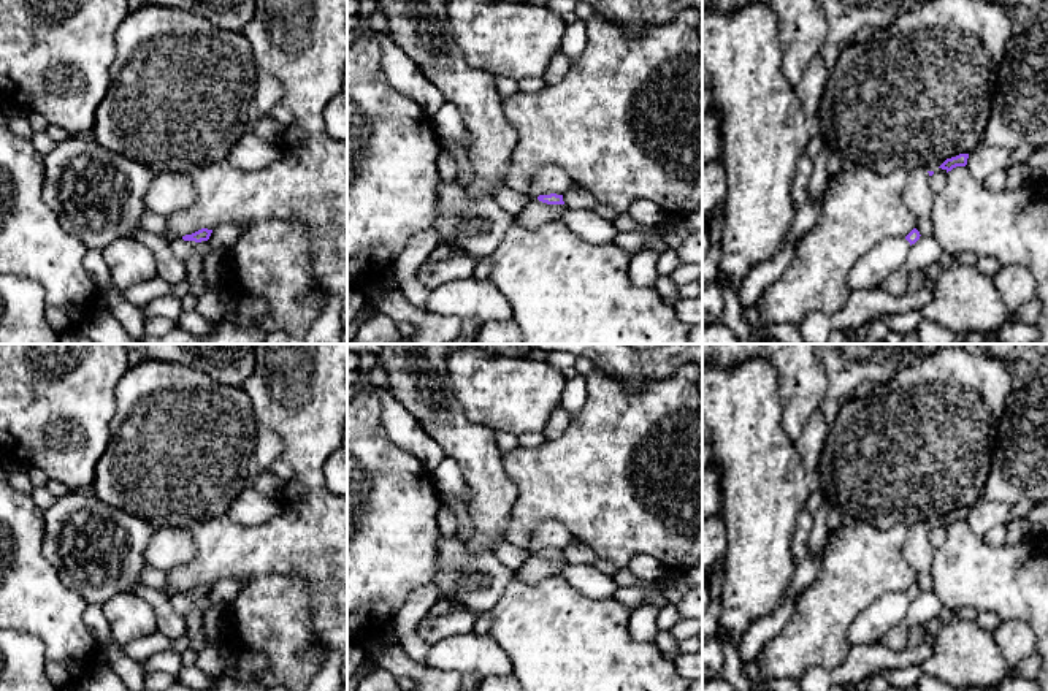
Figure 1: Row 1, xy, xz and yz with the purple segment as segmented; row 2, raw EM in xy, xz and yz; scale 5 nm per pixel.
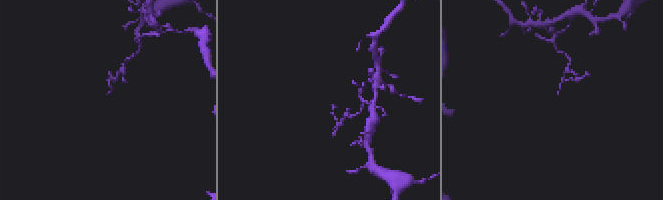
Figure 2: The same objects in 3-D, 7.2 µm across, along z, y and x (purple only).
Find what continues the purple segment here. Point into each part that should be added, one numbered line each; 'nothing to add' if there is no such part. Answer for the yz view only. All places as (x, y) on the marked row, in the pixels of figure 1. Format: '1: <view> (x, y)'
nothing to add

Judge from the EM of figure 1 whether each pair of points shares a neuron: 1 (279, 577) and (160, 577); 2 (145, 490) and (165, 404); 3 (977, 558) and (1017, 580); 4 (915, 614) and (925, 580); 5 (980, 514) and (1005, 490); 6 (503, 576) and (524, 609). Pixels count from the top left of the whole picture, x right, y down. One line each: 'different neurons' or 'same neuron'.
1: different neurons
2: same neuron
3: same neuron
4: different neurons
5: different neurons
6: different neurons

